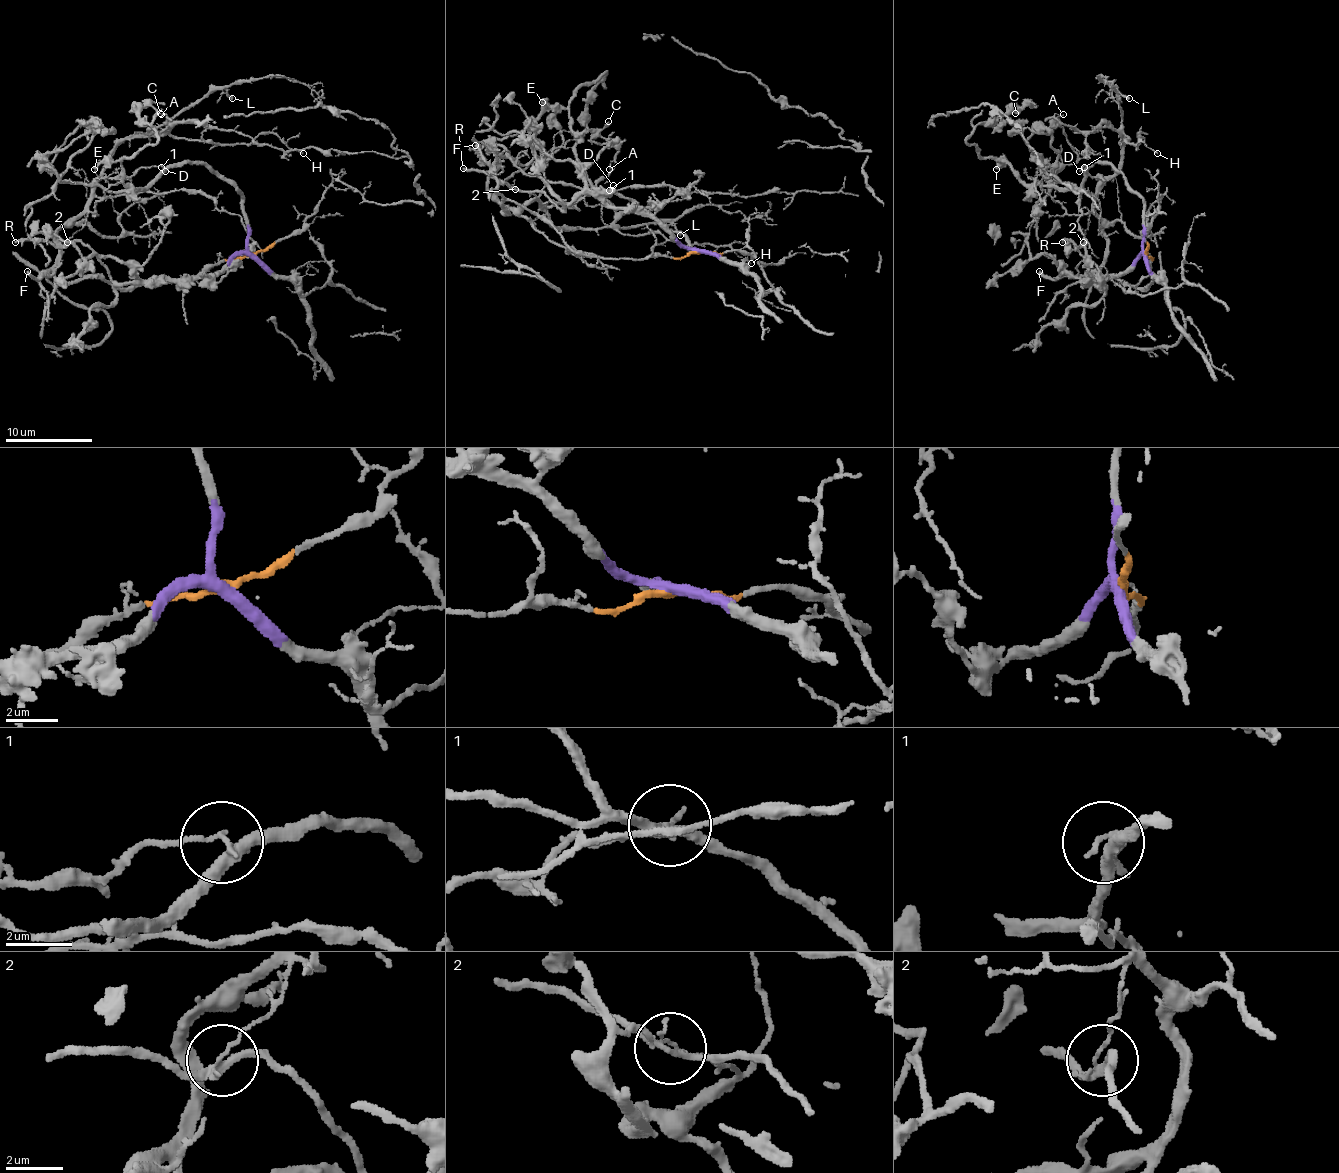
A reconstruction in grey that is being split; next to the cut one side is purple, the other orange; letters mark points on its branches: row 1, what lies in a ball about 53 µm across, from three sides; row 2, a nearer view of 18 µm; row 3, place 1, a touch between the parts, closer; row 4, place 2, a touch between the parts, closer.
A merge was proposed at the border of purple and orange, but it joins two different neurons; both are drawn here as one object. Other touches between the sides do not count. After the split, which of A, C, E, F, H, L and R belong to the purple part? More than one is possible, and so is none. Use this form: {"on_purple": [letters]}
{"on_purple": ["C", "E", "R"]}

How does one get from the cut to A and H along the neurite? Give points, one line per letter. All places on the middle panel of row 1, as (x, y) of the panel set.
A: (698, 251), (576, 253), (505, 212), (607, 227), (609, 168)
H: (698, 251), (576, 253), (548, 223), (502, 203), (537, 201), (552, 225), (728, 246), (750, 264)

